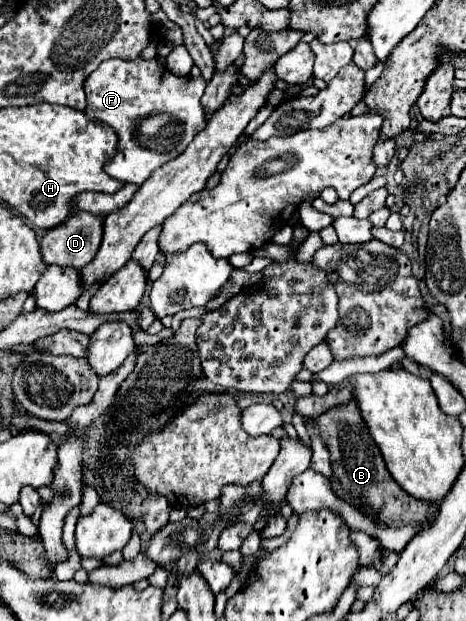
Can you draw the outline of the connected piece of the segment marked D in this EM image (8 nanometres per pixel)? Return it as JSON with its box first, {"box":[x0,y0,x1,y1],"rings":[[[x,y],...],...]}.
{"box":[42,213,102,269],"rings":[[[78,213],[70,217],[58,229],[50,229],[42,241],[42,257],[48,265],[66,265],[74,269],[82,269],[88,265],[102,239],[102,217],[90,213]]]}

